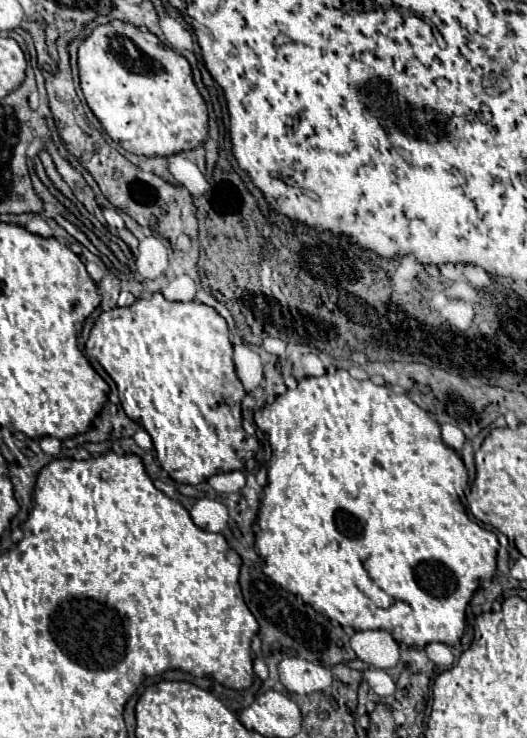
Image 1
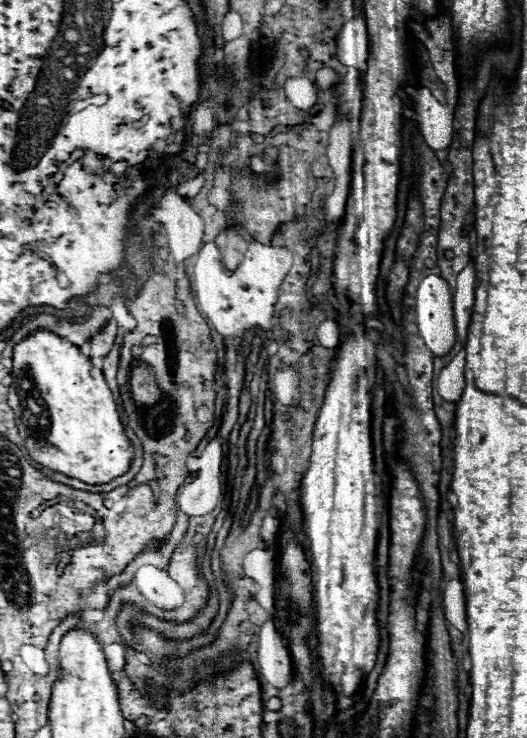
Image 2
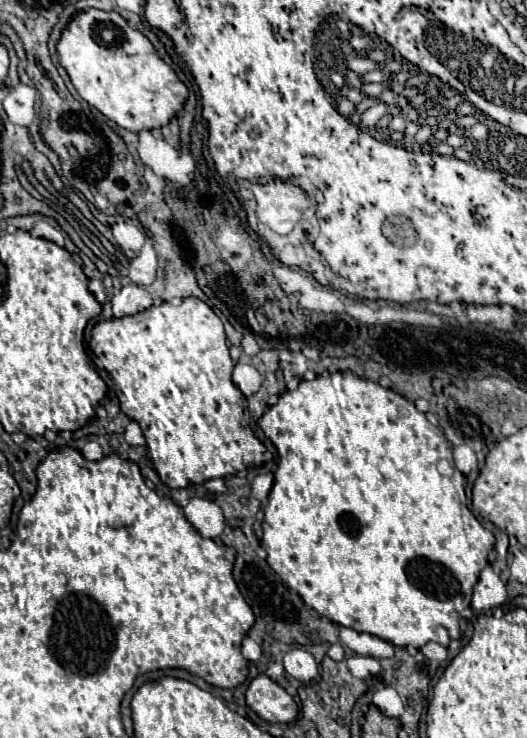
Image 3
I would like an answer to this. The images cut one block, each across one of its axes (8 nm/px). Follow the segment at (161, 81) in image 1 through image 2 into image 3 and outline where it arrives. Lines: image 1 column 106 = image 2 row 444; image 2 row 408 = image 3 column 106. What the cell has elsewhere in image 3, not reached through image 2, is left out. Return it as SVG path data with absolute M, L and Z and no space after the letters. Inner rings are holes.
M90 8L88 12L74 14L70 24L62 32L62 38L58 42L58 54L80 98L86 100L90 106L100 110L106 118L114 120L118 126L122 126L128 132L138 134L142 130L166 126L174 116L182 112L184 102L188 98L186 84L160 58L152 42L142 32L130 28L128 22L118 12L104 12L104 10Z

